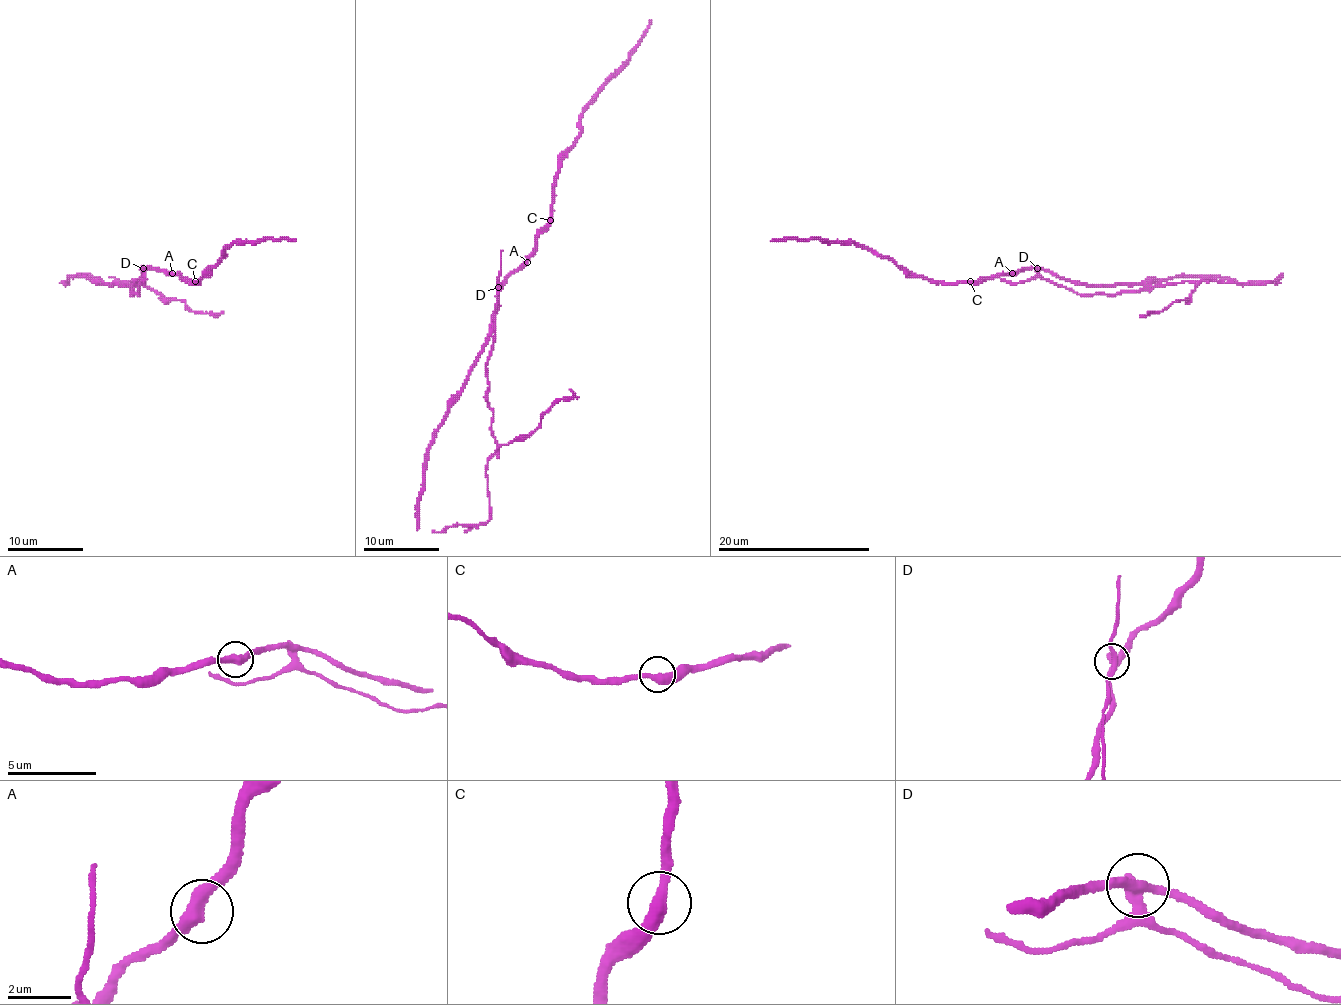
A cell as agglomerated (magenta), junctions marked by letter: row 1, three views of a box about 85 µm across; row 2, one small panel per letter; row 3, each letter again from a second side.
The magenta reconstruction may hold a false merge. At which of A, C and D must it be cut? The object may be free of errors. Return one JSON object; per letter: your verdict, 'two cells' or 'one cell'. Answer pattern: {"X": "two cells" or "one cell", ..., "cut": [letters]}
{"A": "one cell", "C": "one cell", "D": "two cells", "cut": ["D"]}

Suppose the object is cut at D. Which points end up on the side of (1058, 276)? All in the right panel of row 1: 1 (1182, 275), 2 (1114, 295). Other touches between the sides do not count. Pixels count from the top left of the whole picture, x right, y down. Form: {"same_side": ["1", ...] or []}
{"same_side": ["1"]}

